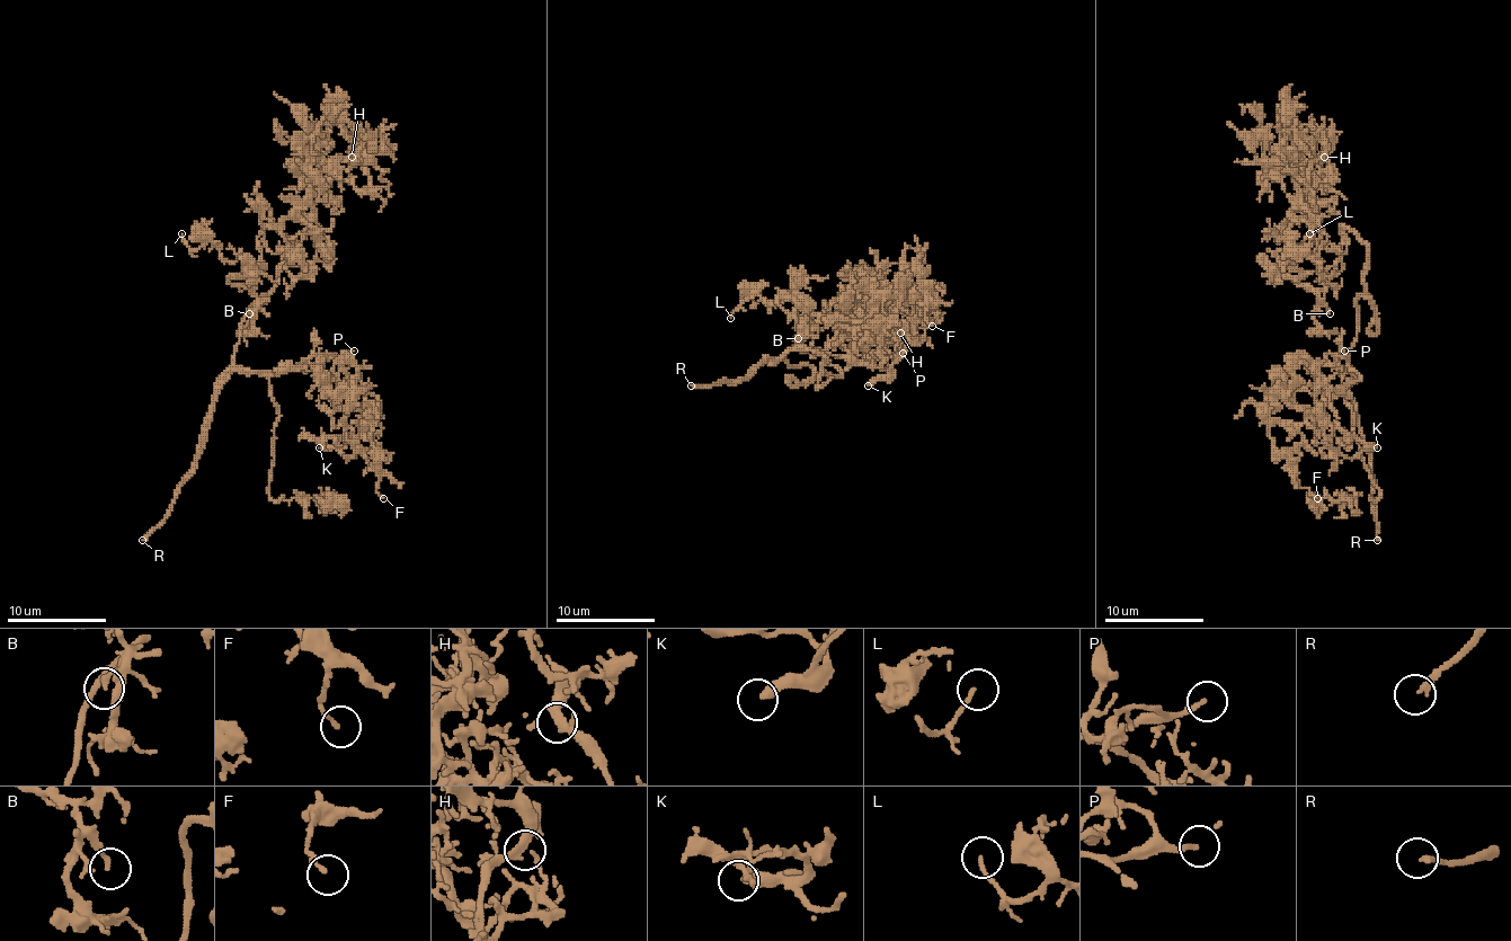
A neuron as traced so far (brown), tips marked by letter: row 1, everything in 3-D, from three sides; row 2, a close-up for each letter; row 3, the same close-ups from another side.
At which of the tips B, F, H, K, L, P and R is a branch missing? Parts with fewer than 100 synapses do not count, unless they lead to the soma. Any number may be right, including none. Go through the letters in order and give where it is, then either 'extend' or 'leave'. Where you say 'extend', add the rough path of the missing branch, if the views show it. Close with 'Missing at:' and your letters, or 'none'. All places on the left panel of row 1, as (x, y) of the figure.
B: (249, 313) | leave
F: (383, 498) | leave
H: (352, 157) | leave
K: (319, 447) | leave
L: (181, 233) | leave
P: (354, 351) | extend | (354, 351), (358, 239), (379, 254), (393, 241), (379, 246), (403, 258), (424, 224), (438, 227)
R: (142, 540) | extend
Missing at: P, R

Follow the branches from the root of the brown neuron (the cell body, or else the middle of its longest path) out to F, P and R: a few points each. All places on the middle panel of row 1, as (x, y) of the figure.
F: (815, 373), (783, 357), (815, 351), (868, 355), (888, 367), (927, 298), (932, 326)
P: (815, 373), (808, 365), (790, 365), (783, 357), (790, 351), (870, 357), (880, 353), (903, 353)
R: (815, 373), (808, 365), (790, 365), (783, 357), (769, 357), (748, 378), (691, 385)

